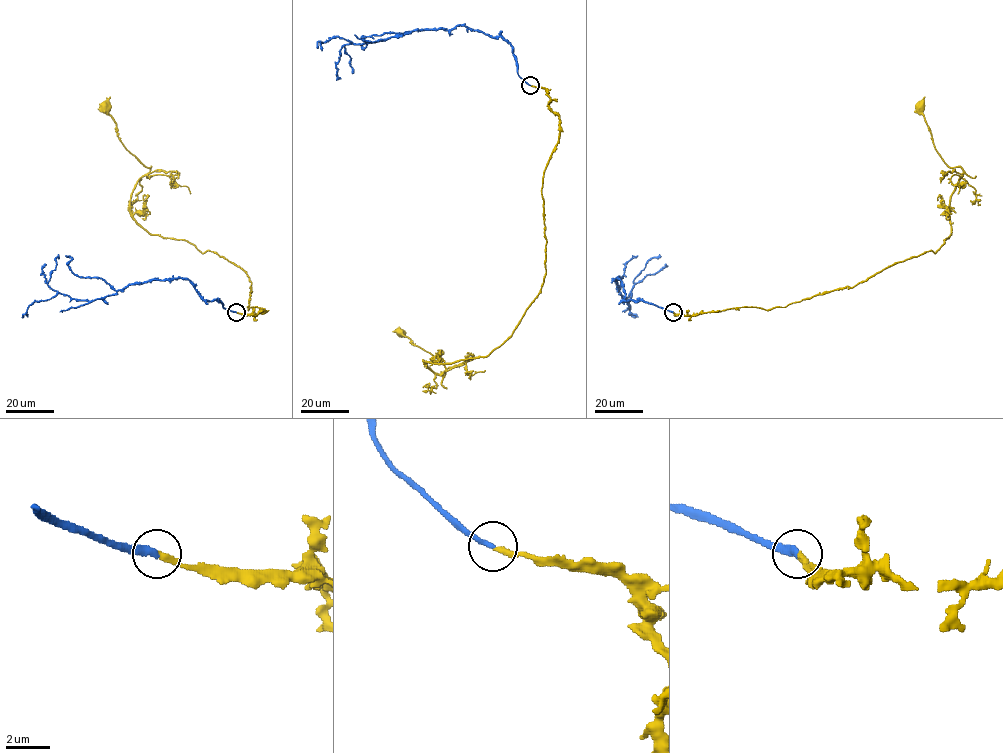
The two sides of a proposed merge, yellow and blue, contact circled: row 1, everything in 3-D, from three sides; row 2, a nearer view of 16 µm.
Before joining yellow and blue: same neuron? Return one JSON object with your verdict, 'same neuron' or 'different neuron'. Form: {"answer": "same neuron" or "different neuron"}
{"answer": "same neuron"}

